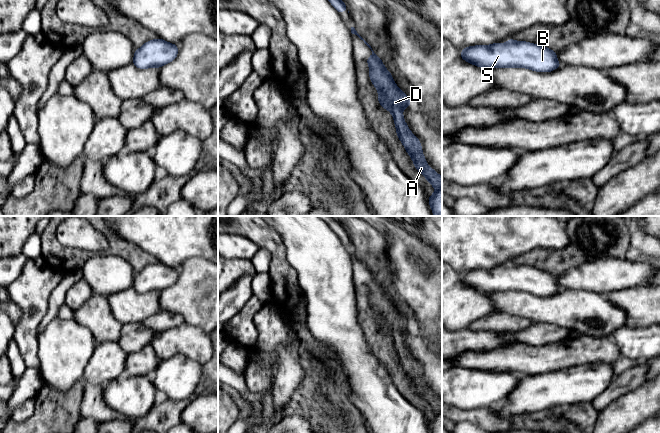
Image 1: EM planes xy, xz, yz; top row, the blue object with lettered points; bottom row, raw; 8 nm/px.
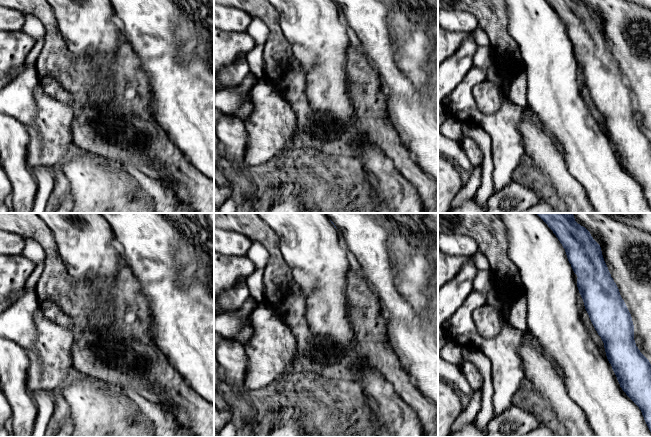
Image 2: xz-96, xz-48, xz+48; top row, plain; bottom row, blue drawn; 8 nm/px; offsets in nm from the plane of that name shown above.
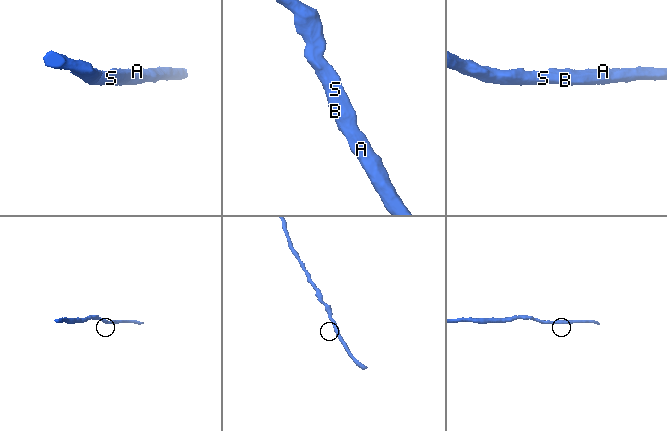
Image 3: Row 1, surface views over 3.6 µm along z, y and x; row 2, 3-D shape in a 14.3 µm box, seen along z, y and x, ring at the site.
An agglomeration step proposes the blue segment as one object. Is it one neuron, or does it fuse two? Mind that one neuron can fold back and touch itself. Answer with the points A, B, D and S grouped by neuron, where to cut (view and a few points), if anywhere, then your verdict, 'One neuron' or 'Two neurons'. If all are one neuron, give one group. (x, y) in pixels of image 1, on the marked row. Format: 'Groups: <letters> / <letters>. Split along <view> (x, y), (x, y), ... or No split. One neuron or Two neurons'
Groups: A B D S. No split. One neuron

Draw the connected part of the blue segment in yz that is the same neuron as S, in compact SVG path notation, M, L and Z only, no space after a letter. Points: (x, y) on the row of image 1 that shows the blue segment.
M508 39L504 44L476 45L461 50L461 58L479 68L527 68L551 72L562 65L555 51L526 41Z

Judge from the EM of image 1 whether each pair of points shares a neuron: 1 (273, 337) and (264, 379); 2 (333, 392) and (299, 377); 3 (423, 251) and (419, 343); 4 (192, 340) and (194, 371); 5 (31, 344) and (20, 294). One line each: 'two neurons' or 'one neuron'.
1: one neuron
2: two neurons
3: two neurons
4: two neurons
5: one neuron

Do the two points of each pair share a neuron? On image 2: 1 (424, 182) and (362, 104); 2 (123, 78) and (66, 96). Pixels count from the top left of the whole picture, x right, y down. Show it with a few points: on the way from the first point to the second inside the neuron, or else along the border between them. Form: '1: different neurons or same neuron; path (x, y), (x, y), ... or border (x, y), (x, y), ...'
1: same neuron; path (405, 163), (390, 143), (371, 123)
2: same neuron; path (107, 62), (94, 62), (76, 80)

